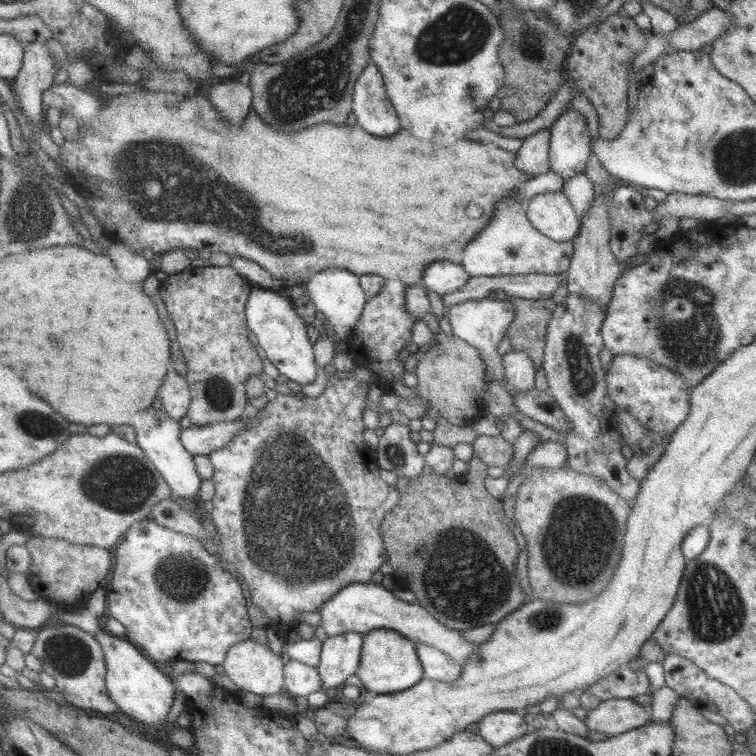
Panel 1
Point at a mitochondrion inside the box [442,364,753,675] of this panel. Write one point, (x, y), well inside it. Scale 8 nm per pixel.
(718, 616)

